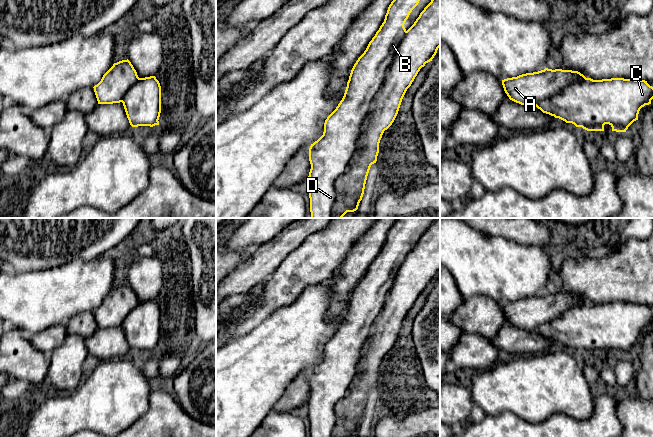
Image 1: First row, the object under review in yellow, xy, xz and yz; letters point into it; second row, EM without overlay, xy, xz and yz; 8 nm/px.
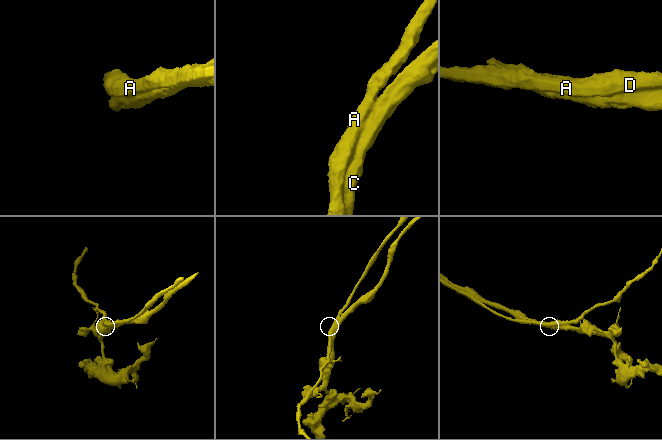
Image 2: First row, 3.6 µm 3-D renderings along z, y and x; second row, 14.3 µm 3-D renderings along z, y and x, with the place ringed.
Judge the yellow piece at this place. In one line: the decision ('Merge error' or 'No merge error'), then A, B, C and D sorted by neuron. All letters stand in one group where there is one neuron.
No merge error. Groups: A B C D

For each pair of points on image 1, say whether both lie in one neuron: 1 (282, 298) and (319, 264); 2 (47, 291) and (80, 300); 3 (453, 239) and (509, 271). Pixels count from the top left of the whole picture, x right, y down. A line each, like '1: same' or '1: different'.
1: same
2: same
3: same

